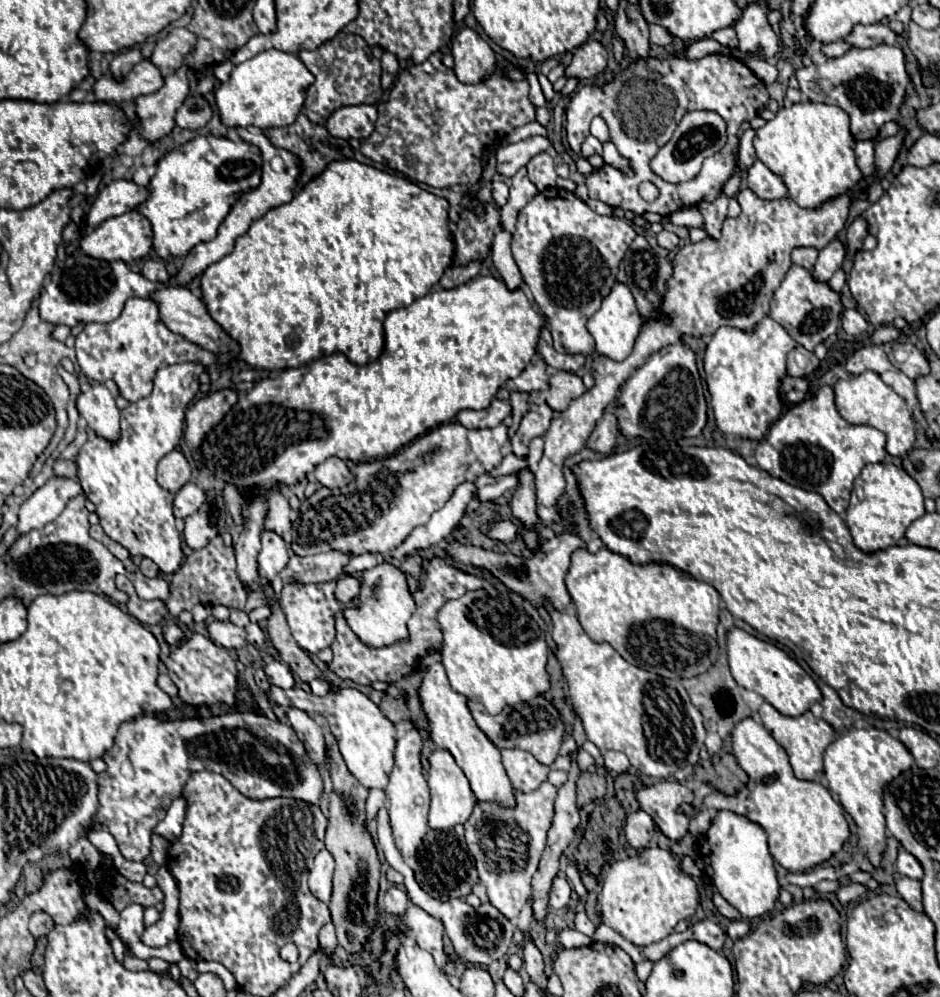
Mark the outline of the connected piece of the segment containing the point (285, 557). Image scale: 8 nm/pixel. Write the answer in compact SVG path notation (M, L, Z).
M263 530L261 532L261 552L259 552L259 582L271 582L289 562L289 550L287 542L271 532Z

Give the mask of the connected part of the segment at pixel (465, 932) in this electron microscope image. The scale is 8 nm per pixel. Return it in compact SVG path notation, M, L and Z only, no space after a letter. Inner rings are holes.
M379 808L377 812L377 834L378 842L382 847L386 860L389 865L403 874L404 885L407 886L407 894L411 898L411 902L419 908L423 908L425 912L429 912L431 916L439 918L445 926L445 932L447 936L451 938L453 942L453 948L455 948L455 954L459 958L459 962L463 964L479 964L481 968L485 968L487 964L503 958L509 950L507 942L503 942L503 922L501 922L501 916L497 910L487 910L485 906L481 908L471 908L465 900L449 900L449 902L437 902L433 900L431 896L427 896L415 879L414 872L404 862L402 855L395 845L391 826L389 826L389 814L385 808Z

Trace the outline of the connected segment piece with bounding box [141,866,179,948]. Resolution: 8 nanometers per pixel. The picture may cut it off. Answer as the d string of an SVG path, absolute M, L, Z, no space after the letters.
M165 866L157 871L157 884L164 894L161 920L153 926L147 926L141 934L141 942L151 948L159 948L159 946L165 946L171 940L175 940L177 926L179 926L179 890L177 890L175 878L171 876L171 872Z

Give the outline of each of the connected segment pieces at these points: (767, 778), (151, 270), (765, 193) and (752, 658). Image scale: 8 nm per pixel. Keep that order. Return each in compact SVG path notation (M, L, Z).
M753 718L739 722L731 736L733 754L739 766L749 774L749 782L745 790L735 796L709 796L705 808L713 806L719 810L731 810L759 824L769 836L771 856L789 872L809 870L839 852L849 838L849 824L843 816L841 804L831 798L829 790L823 784L795 778L787 752Z
M159 258L145 260L143 268L141 268L141 274L149 280L155 280L155 282L167 282L169 280L169 274L165 270L165 262L159 260Z
M755 160L755 164L747 170L747 186L763 200L779 200L787 196L787 186L781 176L773 174L763 162Z
M733 628L727 634L727 652L729 652L729 666L735 682L763 696L773 708L777 708L785 716L801 716L803 712L809 710L811 704L823 700L815 680L775 644L763 642L747 634L745 630Z

